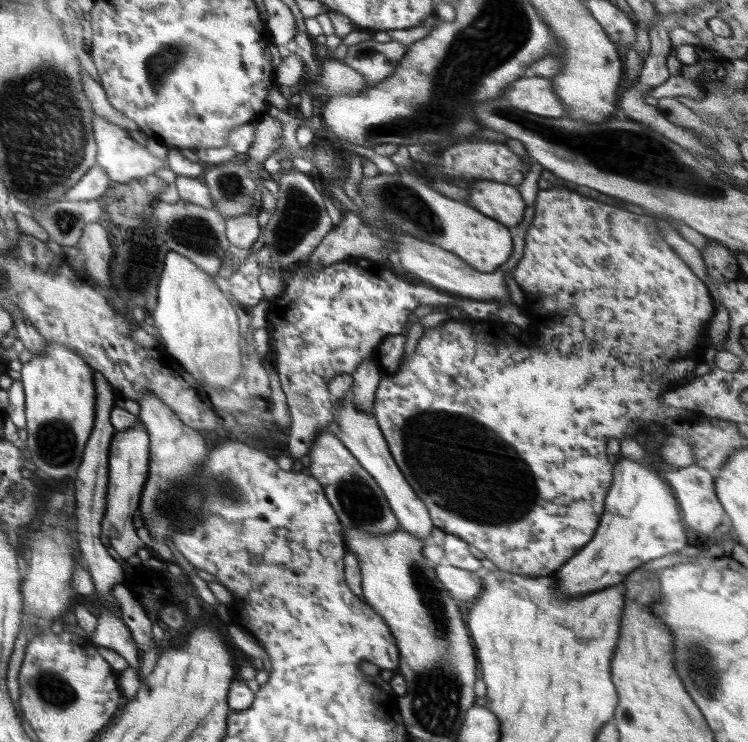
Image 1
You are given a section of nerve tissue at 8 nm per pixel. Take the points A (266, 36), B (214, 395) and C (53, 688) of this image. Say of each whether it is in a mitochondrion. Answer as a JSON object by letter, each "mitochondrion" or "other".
{"A":"other","B":"other","C":"mitochondrion"}

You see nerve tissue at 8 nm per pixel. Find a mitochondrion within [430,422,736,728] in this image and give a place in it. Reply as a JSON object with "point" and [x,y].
{"point":[707,682]}

